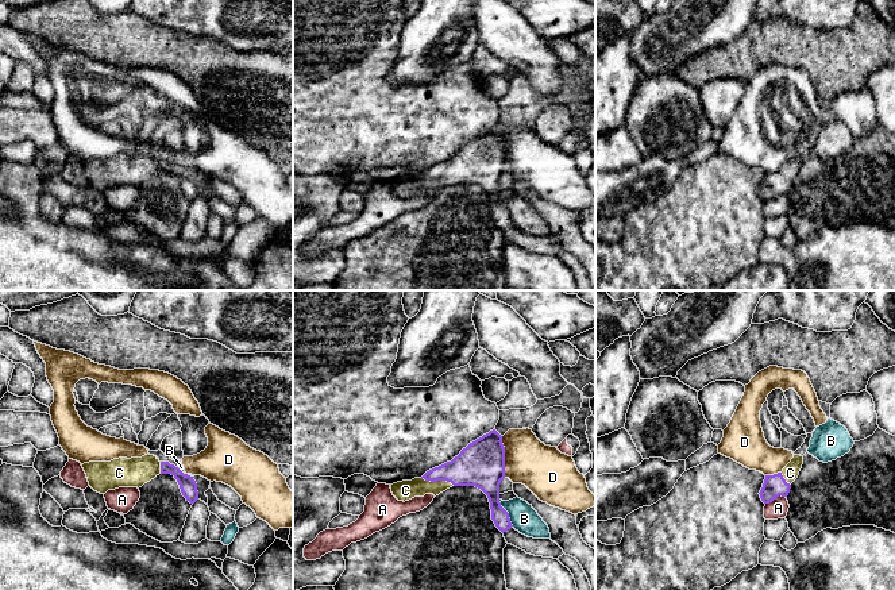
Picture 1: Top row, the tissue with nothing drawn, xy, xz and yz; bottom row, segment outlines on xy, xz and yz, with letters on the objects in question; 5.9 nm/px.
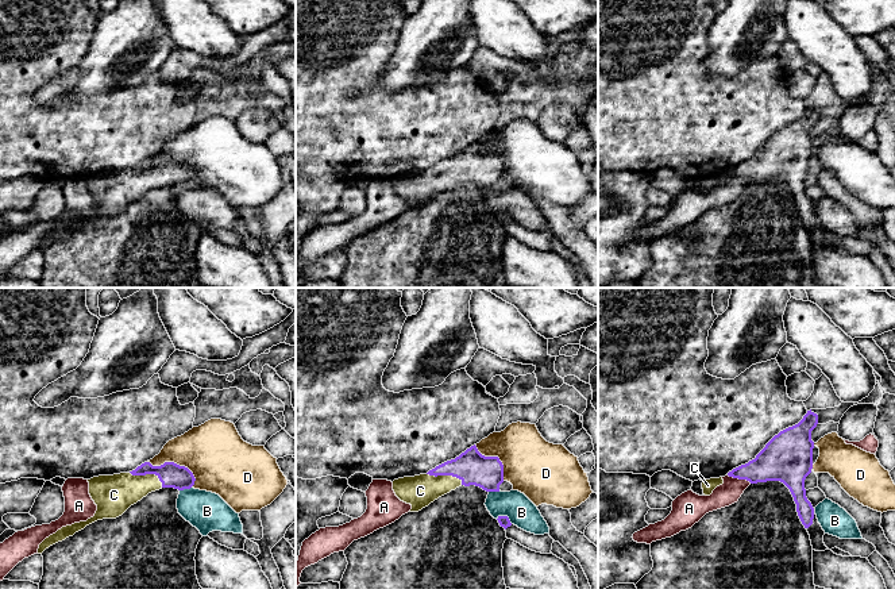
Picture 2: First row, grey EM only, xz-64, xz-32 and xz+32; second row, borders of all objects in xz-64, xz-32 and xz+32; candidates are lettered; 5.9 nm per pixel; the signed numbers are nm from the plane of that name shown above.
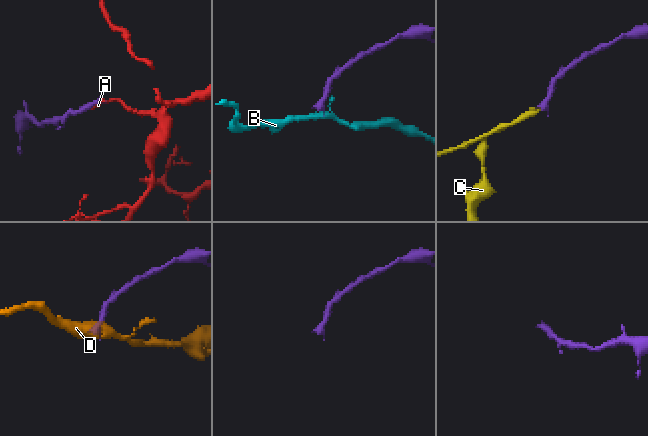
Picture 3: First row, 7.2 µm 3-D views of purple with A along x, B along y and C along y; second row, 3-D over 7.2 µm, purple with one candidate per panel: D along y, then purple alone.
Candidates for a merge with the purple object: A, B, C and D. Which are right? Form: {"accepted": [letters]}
{"accepted": ["C"]}

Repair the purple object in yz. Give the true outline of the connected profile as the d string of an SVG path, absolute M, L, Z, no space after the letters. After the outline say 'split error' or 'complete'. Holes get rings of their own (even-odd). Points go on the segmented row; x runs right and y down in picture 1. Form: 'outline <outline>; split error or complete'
outline M794 455L791 462L783 468L782 473L774 475L765 475L763 487L760 490L760 498L764 504L769 504L779 495L787 497L791 489L791 483L798 478L803 464L803 456Z; split error

